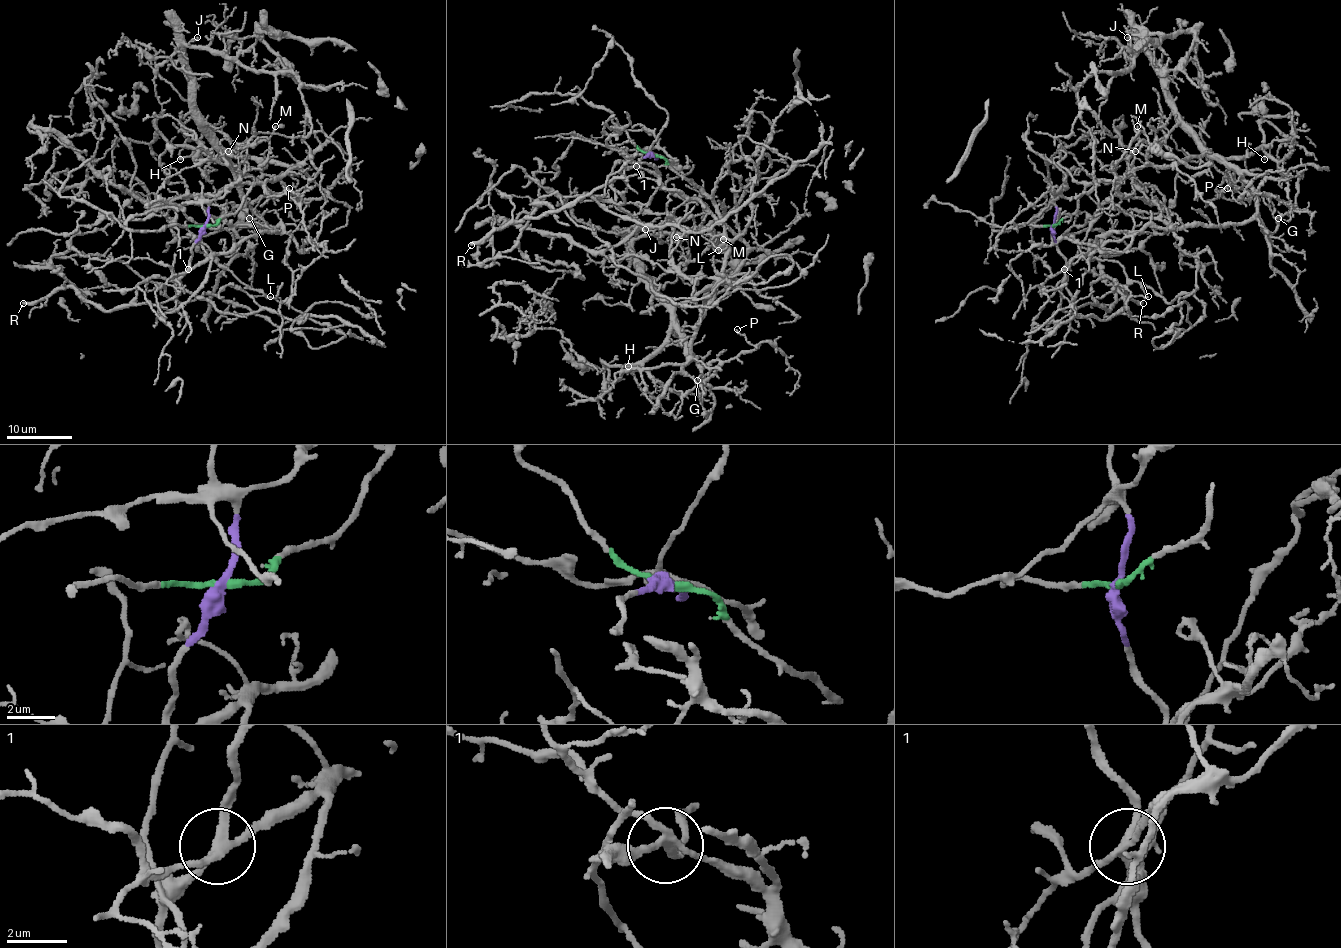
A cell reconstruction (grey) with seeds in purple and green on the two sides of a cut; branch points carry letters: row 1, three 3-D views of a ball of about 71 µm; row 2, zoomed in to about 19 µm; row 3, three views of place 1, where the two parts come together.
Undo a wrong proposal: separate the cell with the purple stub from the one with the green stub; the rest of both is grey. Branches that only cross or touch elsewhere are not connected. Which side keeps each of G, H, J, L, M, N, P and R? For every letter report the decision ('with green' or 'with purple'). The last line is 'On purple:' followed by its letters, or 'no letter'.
G: with green
H: with green
J: with green
L: with purple
M: with green
N: with green
P: with green
R: with purple
On purple: L, R

